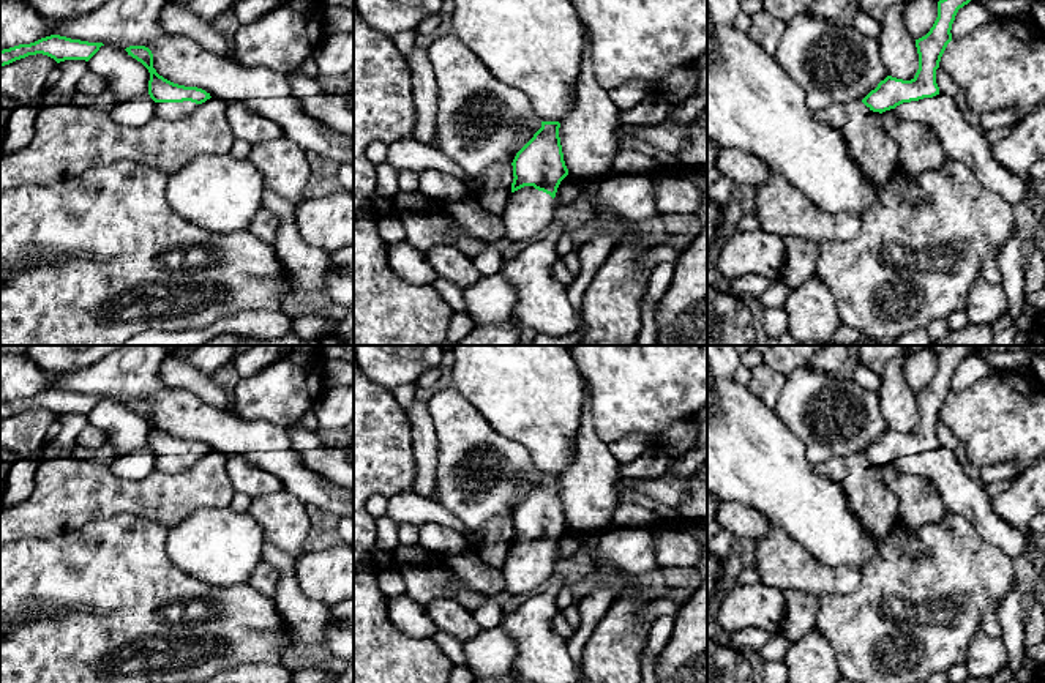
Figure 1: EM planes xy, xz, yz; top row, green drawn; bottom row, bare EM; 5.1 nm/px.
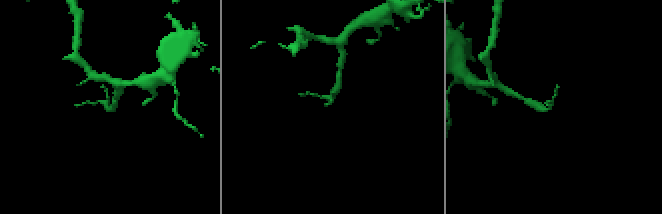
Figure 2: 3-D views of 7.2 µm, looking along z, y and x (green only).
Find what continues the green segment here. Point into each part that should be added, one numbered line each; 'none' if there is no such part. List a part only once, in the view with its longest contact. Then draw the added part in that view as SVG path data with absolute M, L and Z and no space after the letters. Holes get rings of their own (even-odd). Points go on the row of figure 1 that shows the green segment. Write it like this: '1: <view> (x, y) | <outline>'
1: yz (960, 141) | M936 95L903 103L895 112L901 118L931 126L946 156L963 162L988 191L999 194L1012 208L1024 200L1024 180L996 161L985 134L964 118L952 96Z

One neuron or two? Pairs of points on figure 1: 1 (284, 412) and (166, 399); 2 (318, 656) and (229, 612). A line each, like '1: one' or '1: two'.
1: two
2: two

